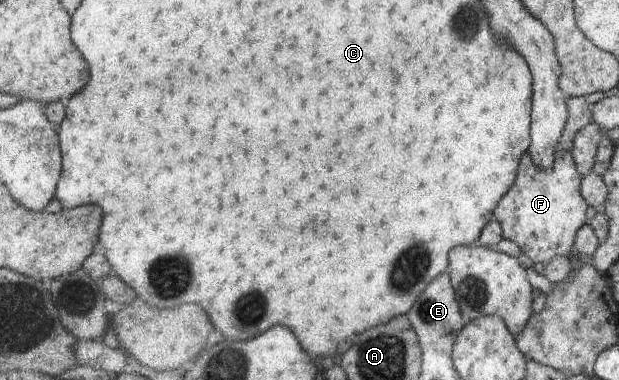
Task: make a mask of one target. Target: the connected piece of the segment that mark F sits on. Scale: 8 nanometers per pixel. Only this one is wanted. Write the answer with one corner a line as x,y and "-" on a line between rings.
559,148
550,168
544,170
535,167
528,153
523,154
514,186
495,208
495,221
501,224
504,238
514,241
533,263
544,266
551,258
567,256
574,235
585,226
588,205
579,197
579,175
573,162
573,156

